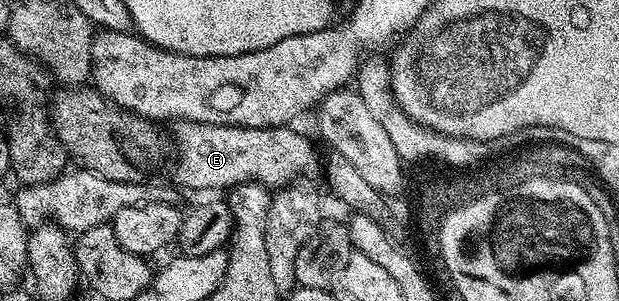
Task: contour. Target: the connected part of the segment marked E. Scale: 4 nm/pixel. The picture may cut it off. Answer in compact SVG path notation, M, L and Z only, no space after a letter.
M177 120L172 123L177 137L176 185L185 190L222 190L243 182L260 182L270 188L285 188L296 178L318 169L317 150L297 130L288 125L267 128L208 126L202 122Z

